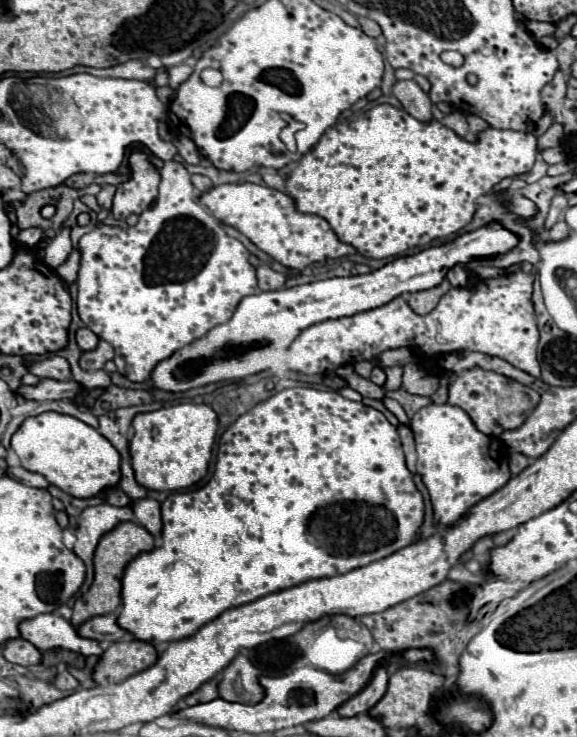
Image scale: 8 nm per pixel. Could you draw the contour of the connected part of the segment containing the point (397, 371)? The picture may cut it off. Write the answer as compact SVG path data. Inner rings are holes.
M393 366L393 368L387 368L385 374L387 374L387 384L385 384L383 388L385 388L385 390L397 390L397 388L401 386L403 368L401 368L401 366Z

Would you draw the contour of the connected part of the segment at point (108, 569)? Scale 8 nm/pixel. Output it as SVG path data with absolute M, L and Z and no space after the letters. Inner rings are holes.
M123 522L121 526L117 526L117 530L111 530L109 534L105 534L105 538L101 538L101 542L95 550L95 580L93 580L89 592L83 594L81 598L77 598L77 602L73 606L71 624L75 628L79 628L83 622L87 622L93 616L103 616L103 614L115 612L121 606L121 578L123 578L125 566L135 556L139 556L143 552L151 552L151 550L153 550L153 536L135 522Z

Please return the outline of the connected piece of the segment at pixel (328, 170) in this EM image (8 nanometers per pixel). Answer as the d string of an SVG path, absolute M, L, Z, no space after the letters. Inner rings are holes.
M379 104L351 122L331 126L289 174L287 194L299 212L325 218L341 242L351 244L365 258L381 260L465 228L475 216L477 198L489 194L503 178L531 172L535 154L537 138L529 132L487 128L475 142L467 142L439 120L419 122L401 108Z

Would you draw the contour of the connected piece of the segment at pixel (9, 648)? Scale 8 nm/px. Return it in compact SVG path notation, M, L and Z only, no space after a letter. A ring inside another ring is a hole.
M23 638L9 640L9 642L5 644L3 656L5 656L7 662L21 664L21 666L41 664L41 652L39 652L31 642L27 642L27 640L23 640Z

